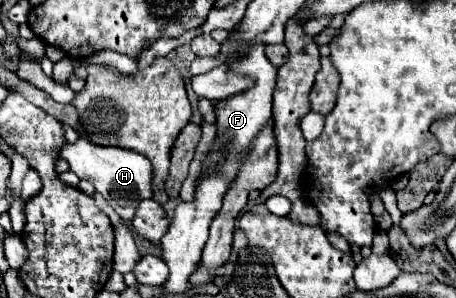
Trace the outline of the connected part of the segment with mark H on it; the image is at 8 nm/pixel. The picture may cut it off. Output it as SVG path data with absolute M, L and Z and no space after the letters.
M79 138L77 142L63 142L57 156L65 160L79 176L79 180L89 180L95 184L95 190L111 204L111 208L125 220L129 222L135 216L135 210L141 200L151 198L151 178L153 170L149 160L141 156L139 152L123 150L123 148L113 148L113 146L95 146L89 144L85 138Z

